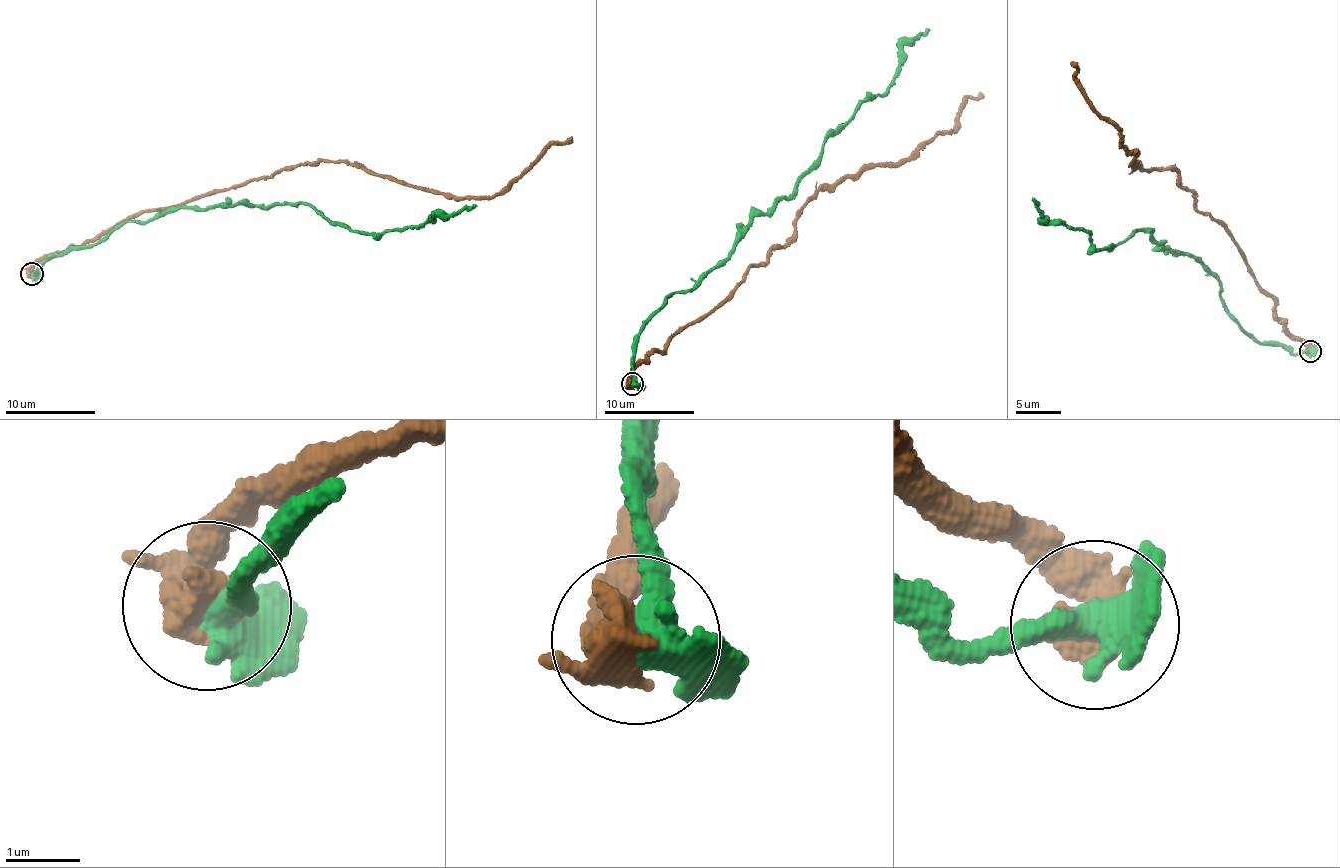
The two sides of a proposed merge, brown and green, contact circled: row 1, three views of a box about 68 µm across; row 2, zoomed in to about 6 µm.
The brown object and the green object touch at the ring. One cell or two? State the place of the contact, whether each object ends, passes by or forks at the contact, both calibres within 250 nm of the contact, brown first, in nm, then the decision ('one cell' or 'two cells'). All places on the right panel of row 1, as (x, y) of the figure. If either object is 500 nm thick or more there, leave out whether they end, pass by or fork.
place (1310, 351); calibres 650 and 400 nm; two cells

